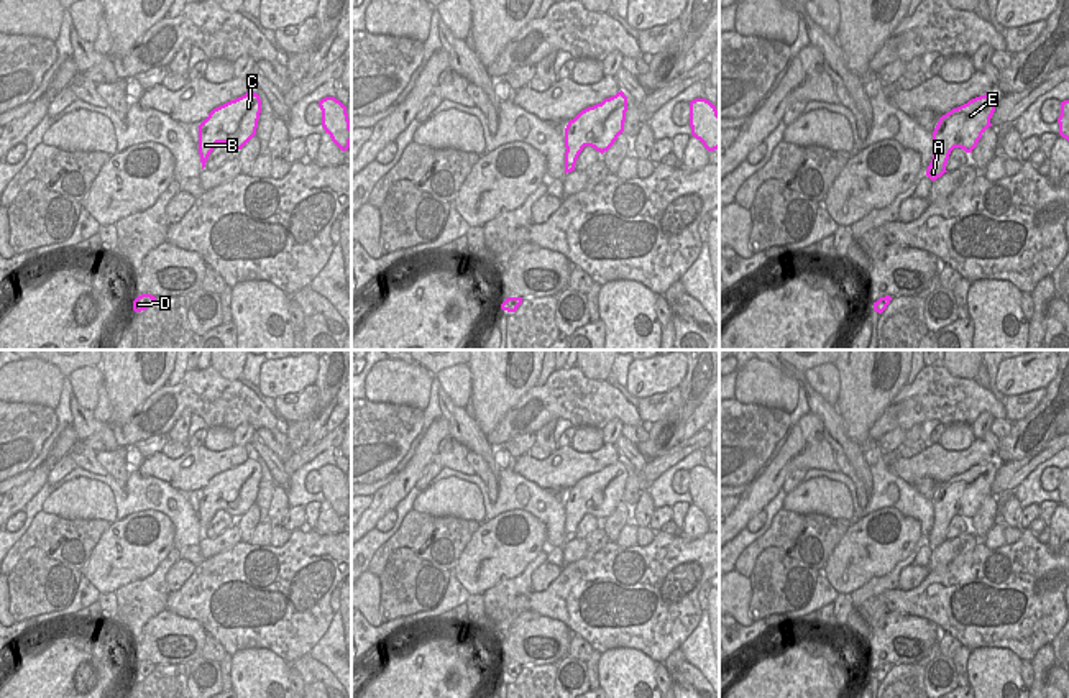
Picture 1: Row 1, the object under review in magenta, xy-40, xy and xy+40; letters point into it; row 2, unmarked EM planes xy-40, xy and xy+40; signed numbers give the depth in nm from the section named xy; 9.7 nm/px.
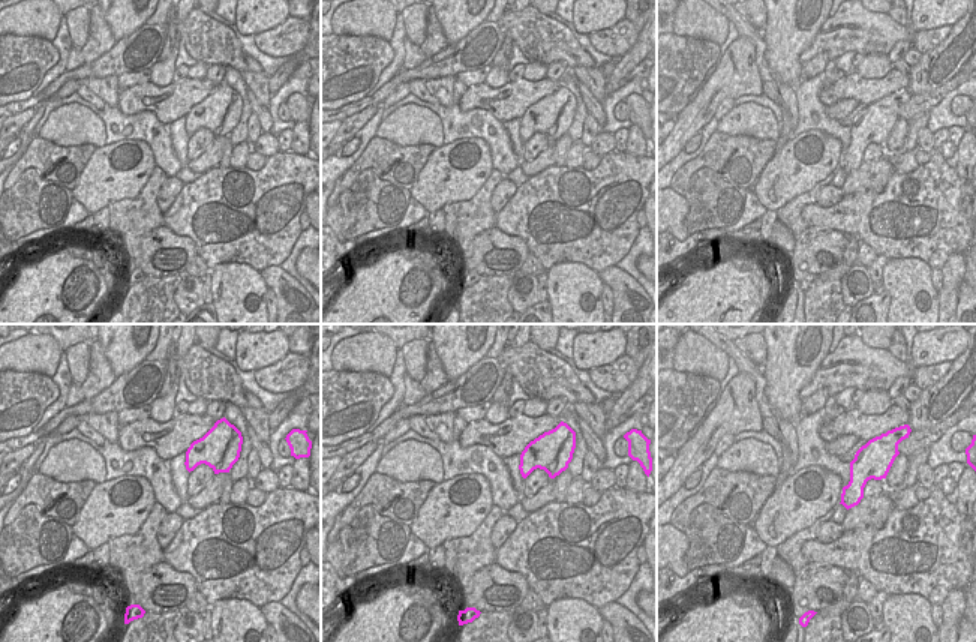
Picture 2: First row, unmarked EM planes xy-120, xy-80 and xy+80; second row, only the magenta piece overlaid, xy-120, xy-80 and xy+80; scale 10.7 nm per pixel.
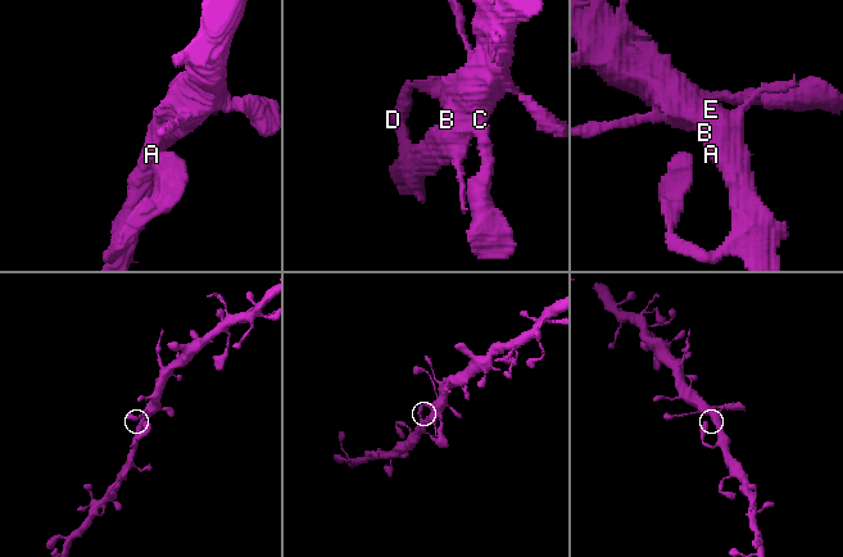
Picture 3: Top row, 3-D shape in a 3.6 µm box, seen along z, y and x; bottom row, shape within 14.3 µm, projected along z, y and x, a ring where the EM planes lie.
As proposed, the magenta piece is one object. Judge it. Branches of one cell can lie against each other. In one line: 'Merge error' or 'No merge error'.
No merge error.

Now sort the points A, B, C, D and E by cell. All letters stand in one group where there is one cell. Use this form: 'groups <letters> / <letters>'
groups A B C D E

